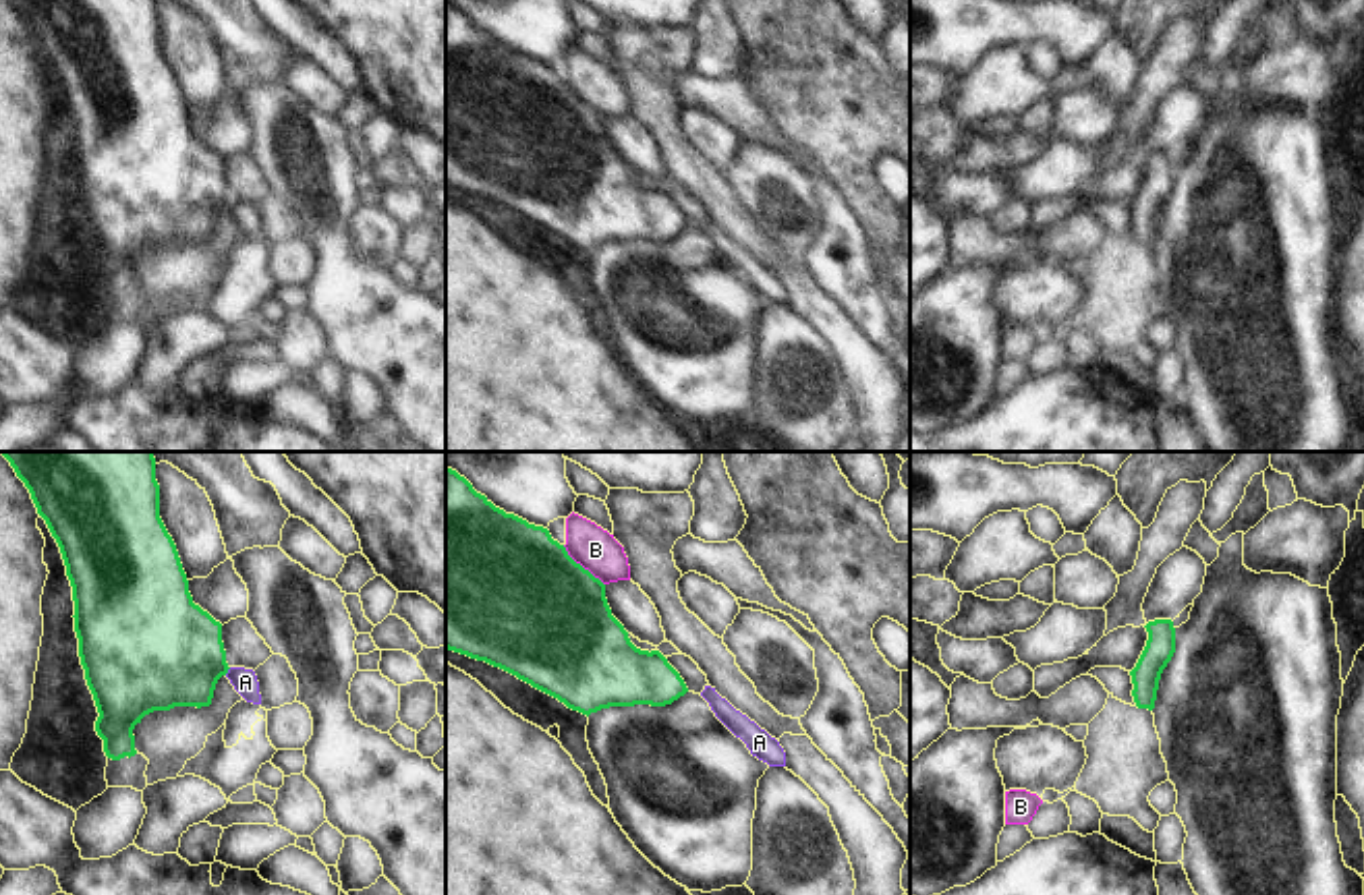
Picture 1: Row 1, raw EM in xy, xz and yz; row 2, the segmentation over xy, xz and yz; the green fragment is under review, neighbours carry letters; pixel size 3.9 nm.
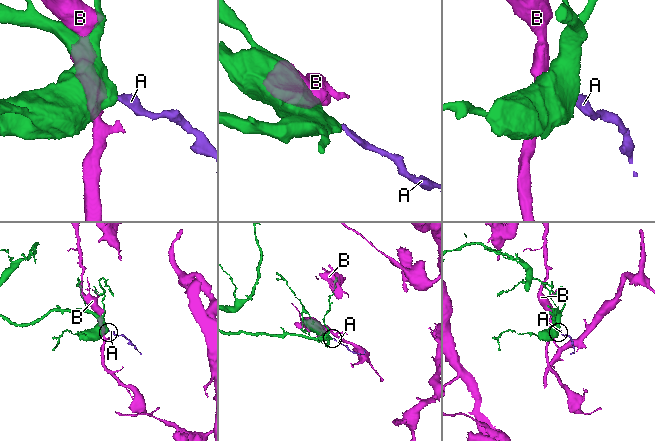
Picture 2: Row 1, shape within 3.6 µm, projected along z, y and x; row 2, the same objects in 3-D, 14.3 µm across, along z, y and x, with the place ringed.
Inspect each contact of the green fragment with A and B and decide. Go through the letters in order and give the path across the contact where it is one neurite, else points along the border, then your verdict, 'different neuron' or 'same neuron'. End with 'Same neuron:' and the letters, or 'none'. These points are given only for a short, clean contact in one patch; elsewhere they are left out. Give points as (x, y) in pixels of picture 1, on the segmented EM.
A: across xy (166, 651), (226, 672), (245, 682) | same neuron
B: different neuron
Same neuron: A

